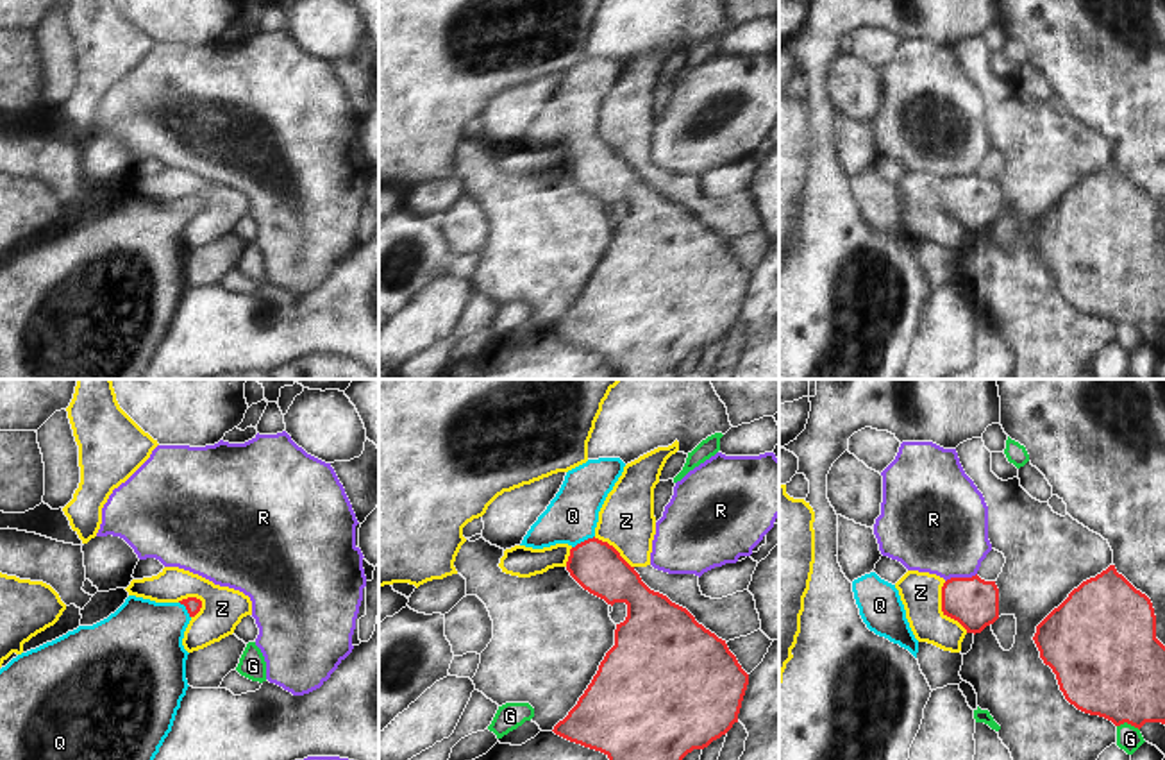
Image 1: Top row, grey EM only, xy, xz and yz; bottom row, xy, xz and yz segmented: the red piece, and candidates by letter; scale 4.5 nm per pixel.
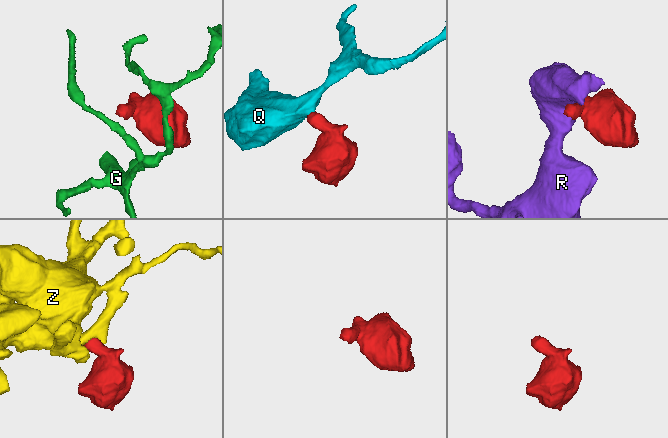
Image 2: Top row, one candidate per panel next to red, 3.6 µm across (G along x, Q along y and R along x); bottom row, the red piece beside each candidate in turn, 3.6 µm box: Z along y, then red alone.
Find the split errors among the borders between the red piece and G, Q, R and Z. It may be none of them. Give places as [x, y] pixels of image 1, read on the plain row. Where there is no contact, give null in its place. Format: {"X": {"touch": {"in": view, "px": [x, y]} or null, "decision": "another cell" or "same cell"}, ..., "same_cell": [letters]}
{"G": {"touch": {"in": "yz", "px": [1128, 322]}, "decision": "another cell"}, "Q": {"touch": {"in": "xz", "px": [585, 140]}, "decision": "same cell"}, "R": {"touch": {"in": "yz", "px": [960, 177]}, "decision": "another cell"}, "Z": {"touch": {"in": "yz", "px": [942, 208]}, "decision": "another cell"}, "same_cell": ["Q"]}

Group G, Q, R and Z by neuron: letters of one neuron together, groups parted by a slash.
G / Q / R / Z

